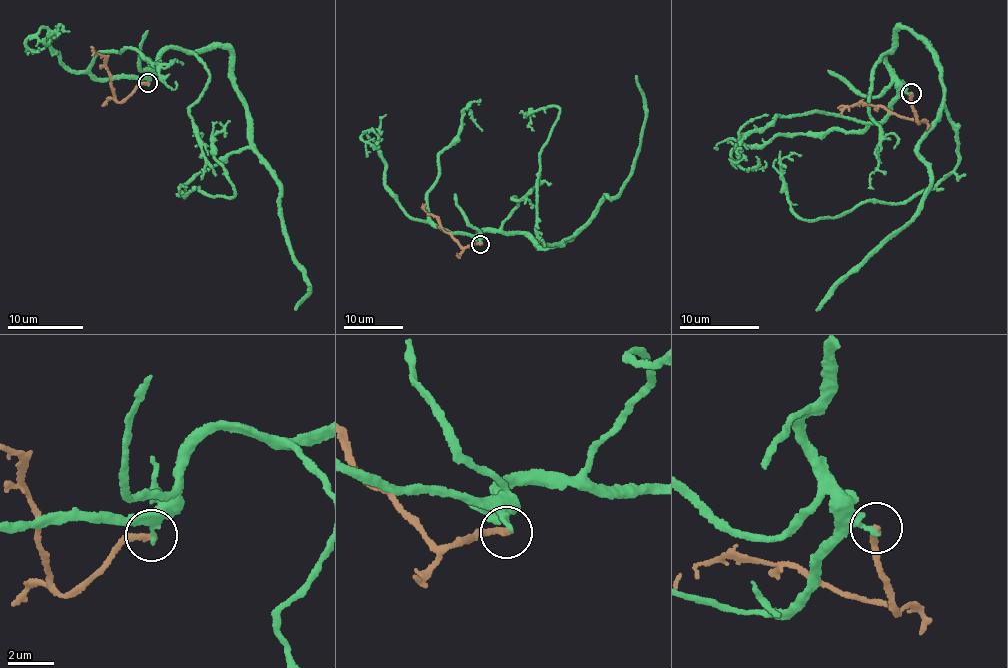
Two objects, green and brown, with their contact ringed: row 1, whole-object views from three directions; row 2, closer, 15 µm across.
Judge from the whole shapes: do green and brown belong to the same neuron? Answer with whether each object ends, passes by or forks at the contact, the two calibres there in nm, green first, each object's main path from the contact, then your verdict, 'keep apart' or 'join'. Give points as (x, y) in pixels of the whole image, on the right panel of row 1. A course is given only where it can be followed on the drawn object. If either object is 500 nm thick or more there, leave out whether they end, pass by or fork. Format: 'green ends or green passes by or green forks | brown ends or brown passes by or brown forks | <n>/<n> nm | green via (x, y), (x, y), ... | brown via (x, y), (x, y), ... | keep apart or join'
green ends | brown ends | 220/260 nm | green via (911, 95), (884, 58), (899, 28), (940, 71), (959, 158), (940, 181), (802, 220), (781, 159), (801, 155) | brown via (911, 93), (917, 124), (874, 105), (838, 106) | keep apart

